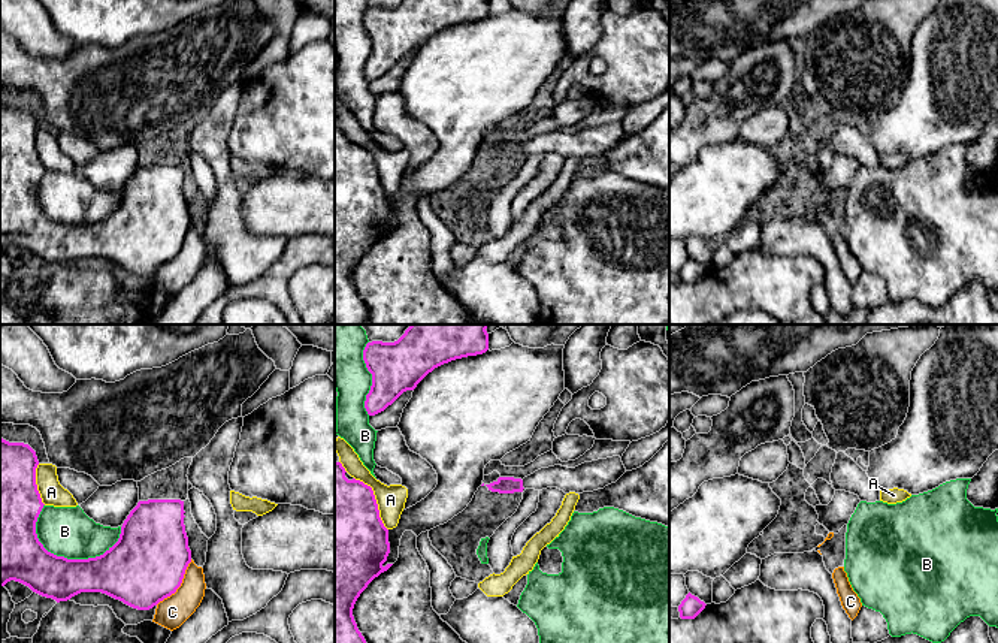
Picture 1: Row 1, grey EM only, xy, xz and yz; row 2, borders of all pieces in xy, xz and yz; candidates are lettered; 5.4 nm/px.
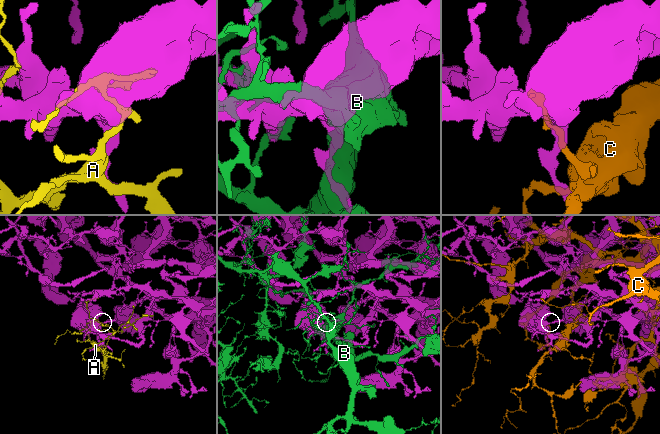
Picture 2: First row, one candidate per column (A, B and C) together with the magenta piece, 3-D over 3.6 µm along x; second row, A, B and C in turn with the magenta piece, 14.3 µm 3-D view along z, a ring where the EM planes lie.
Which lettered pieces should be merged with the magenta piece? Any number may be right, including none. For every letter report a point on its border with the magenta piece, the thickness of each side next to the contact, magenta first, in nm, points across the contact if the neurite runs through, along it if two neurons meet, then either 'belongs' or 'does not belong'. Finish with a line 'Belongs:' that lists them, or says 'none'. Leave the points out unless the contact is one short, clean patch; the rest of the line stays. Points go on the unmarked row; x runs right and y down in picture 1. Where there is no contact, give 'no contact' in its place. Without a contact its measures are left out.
A: meets magenta in xz at (375, 166); 480 nm thick on the magenta side, 150 nm on the other; does not belong
B: meets magenta in xy at (79, 225); 300 nm thick on the magenta side, 280 nm on the other; does not belong
C: meets magenta in xy at (180, 250); 400 nm thick on the magenta side, 170 nm on the other; does not belong
Belongs: none

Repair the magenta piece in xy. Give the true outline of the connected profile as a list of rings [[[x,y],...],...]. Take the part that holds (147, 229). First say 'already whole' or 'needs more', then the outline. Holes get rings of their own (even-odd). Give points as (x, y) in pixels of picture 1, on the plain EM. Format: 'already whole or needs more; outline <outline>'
already whole; outline [[[0,103],[0,251],[15,245],[57,268],[81,257],[102,257],[137,275],[149,275],[176,257],[191,227],[184,166],[139,166],[124,185],[118,206],[103,220],[67,224],[48,217],[36,199],[45,170],[36,150],[37,130],[36,117],[28,109]]]

